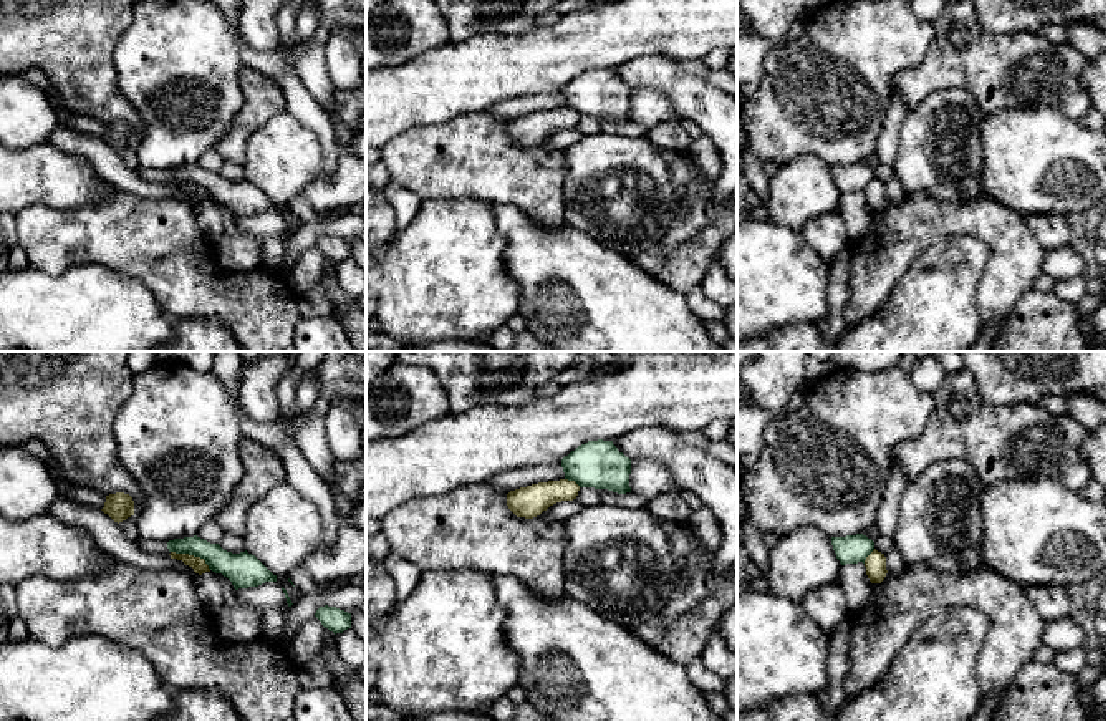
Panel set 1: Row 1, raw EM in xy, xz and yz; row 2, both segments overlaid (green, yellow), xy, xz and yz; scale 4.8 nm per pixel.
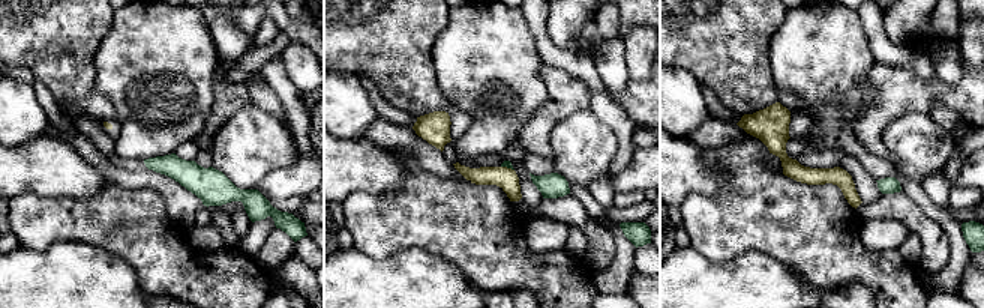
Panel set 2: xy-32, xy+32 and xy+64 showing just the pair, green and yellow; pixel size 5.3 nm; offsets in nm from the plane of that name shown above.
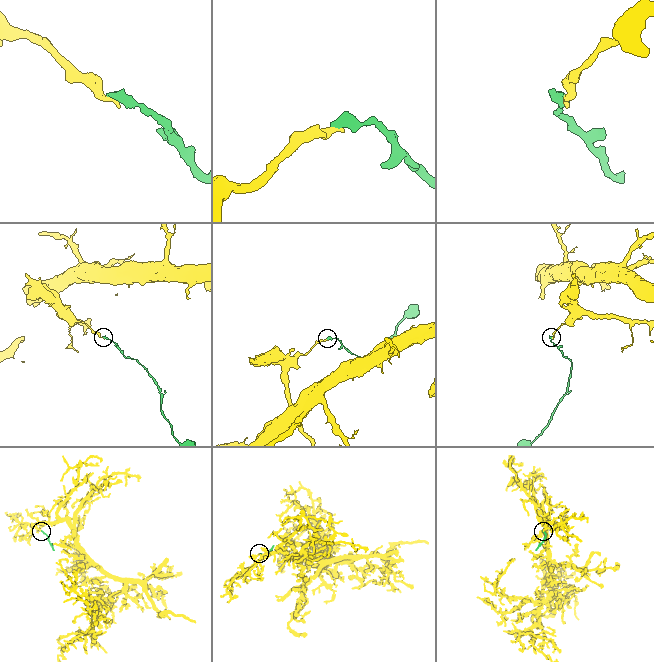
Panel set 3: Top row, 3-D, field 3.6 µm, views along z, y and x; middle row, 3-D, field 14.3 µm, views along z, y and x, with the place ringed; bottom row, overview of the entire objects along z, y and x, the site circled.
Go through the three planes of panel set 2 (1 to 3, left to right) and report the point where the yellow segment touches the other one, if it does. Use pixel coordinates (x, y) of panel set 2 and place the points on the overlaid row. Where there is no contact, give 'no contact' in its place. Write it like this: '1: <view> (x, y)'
1: no contact
2: xy+32 (507, 167)
3: no contact

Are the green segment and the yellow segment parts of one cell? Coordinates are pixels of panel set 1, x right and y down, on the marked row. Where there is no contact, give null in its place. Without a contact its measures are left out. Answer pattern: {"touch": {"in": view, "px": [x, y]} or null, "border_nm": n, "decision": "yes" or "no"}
{"touch": {"in": "xy", "px": [192, 554]}, "border_nm": 220, "decision": "no"}

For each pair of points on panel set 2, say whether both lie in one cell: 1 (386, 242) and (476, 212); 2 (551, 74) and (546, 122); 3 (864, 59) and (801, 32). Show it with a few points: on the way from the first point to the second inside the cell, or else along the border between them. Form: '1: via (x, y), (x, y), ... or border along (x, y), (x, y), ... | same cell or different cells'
1: via (408, 220), (411, 217), (453, 217) | same cell
2: via (560, 86), (560, 104), (554, 110) | same cell
3: via (849, 59), (828, 59), (816, 47) | same cell

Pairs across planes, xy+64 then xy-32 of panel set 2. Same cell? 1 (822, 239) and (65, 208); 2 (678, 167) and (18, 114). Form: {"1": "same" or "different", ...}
{"1": "same", "2": "different"}

